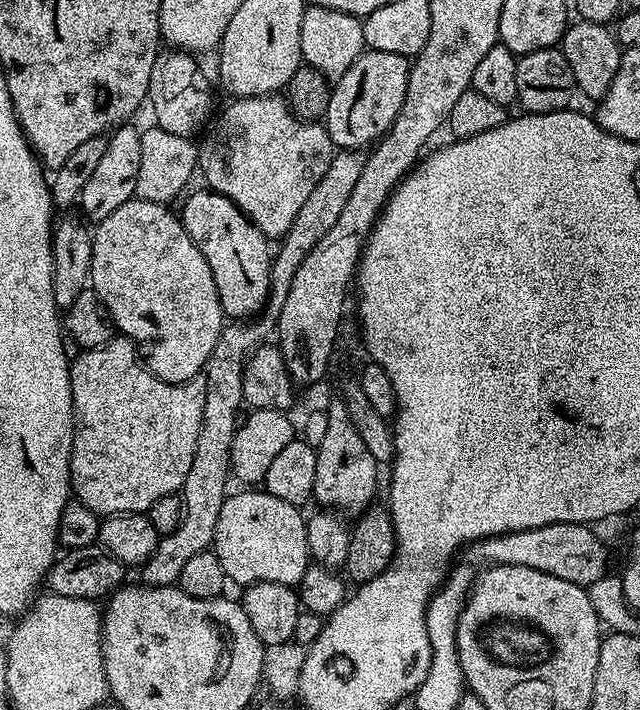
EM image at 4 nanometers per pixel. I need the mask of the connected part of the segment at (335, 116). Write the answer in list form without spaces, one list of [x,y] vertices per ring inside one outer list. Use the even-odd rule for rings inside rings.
[[[365,50],[350,70],[331,85],[330,102],[322,123],[337,149],[364,150],[388,133],[406,98],[409,67],[407,56]]]

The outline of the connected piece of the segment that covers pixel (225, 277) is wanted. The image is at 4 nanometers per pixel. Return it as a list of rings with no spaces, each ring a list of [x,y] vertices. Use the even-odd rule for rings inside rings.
[[[207,186],[191,192],[183,197],[184,209],[179,209],[178,215],[194,246],[202,250],[202,258],[206,258],[206,266],[210,266],[210,274],[214,274],[214,286],[225,317],[255,317],[263,309],[270,290],[274,252],[271,247],[268,249],[269,237],[252,225],[230,197]]]

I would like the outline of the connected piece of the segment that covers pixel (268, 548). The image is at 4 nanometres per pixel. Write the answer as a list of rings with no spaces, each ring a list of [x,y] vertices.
[[[233,491],[224,497],[222,514],[218,514],[214,551],[218,562],[222,562],[222,570],[233,585],[258,582],[299,585],[310,563],[305,513],[300,513],[303,511],[297,505],[282,502],[282,498],[274,498],[269,492],[240,491],[244,492]]]

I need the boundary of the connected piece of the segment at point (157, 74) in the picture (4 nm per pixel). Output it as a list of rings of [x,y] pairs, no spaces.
[[[170,48],[161,49],[150,72],[148,100],[152,104],[155,125],[170,134],[191,139],[207,122],[214,106],[209,80],[204,76],[191,53]]]

